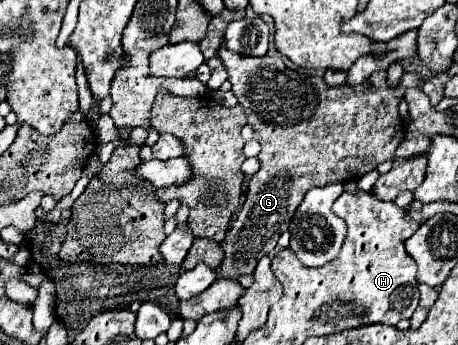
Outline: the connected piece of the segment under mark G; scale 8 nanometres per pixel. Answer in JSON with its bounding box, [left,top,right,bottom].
[217,44,423,278]

